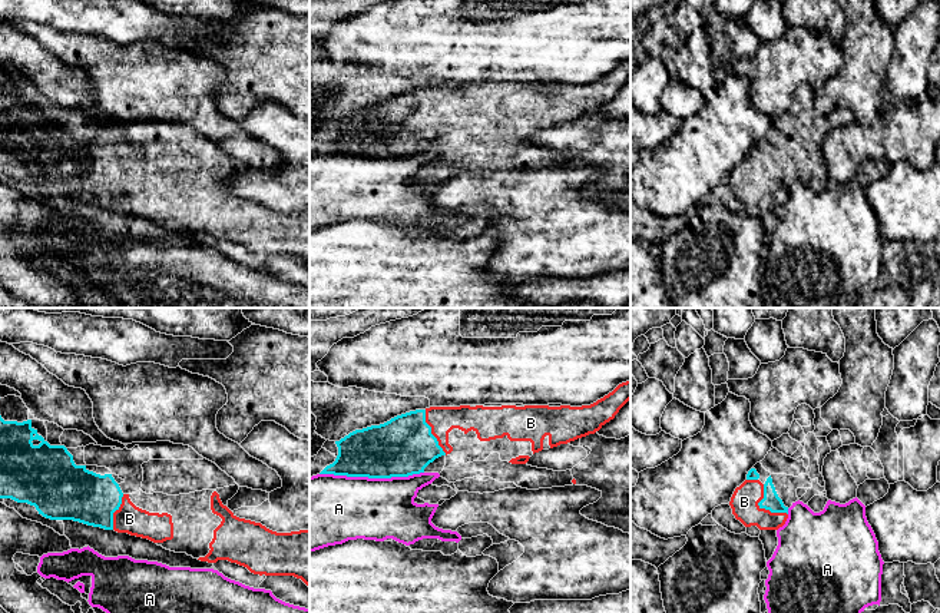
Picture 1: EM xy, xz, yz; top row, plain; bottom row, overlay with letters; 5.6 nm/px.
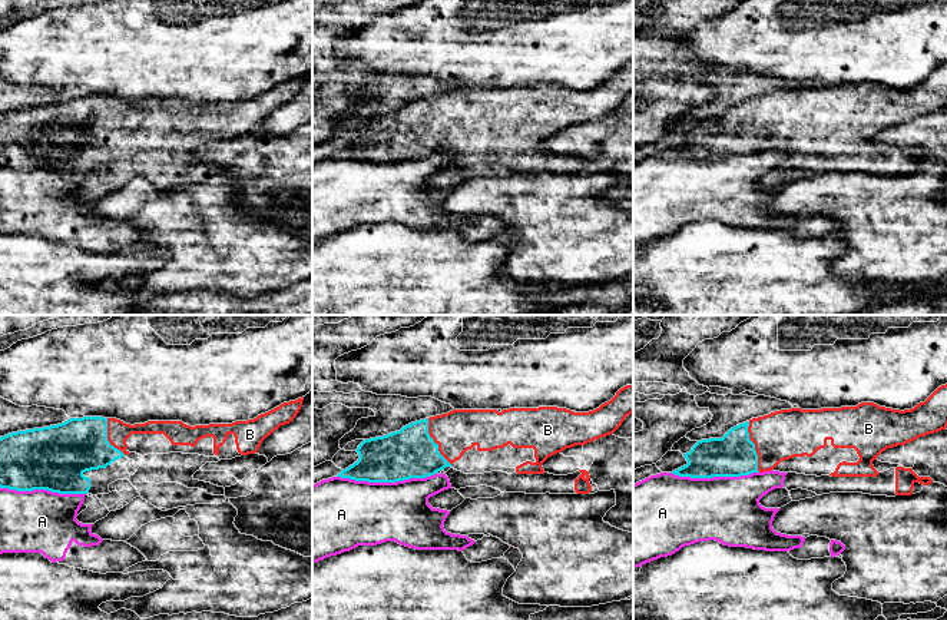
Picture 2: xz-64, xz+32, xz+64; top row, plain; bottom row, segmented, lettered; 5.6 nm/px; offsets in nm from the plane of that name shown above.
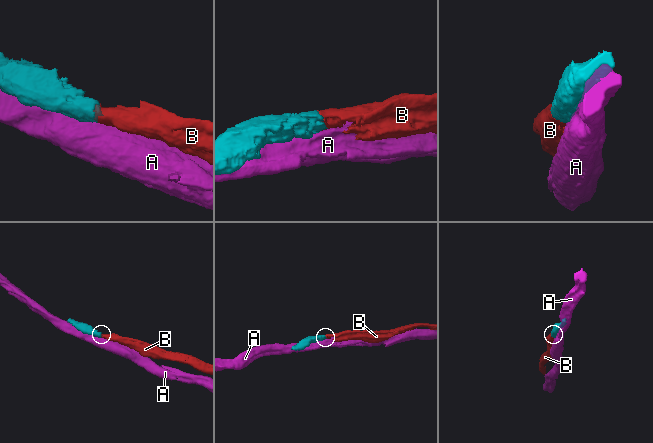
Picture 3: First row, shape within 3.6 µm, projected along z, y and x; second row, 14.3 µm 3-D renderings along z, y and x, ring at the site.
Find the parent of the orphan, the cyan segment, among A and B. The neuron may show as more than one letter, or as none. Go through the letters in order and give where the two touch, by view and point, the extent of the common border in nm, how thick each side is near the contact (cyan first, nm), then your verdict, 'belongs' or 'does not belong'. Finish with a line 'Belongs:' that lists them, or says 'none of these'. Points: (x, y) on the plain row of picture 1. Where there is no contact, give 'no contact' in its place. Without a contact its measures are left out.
A: xz (371, 156) | 600 nm | 320/360 nm | does not belong
B: yz (763, 186) | 220 nm | 100/160 nm | belongs
Belongs: B

